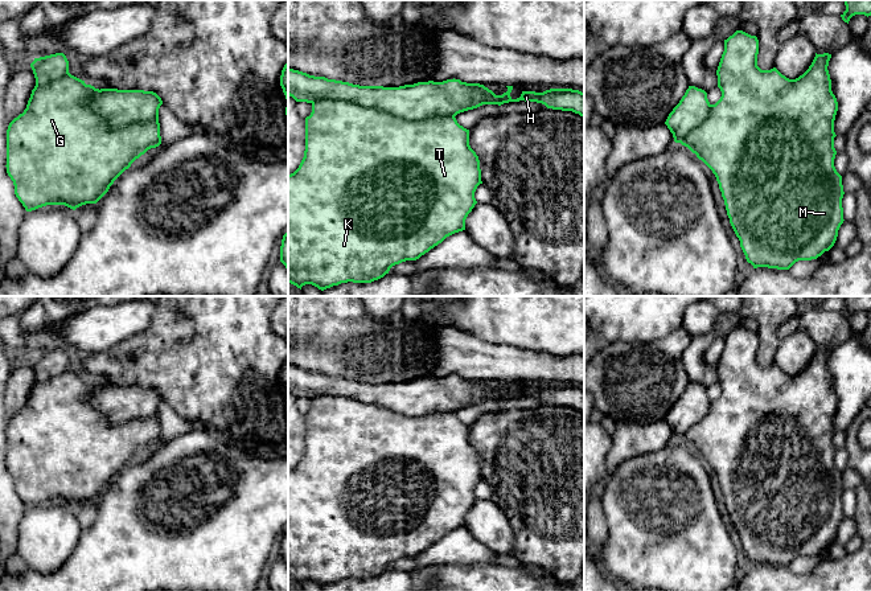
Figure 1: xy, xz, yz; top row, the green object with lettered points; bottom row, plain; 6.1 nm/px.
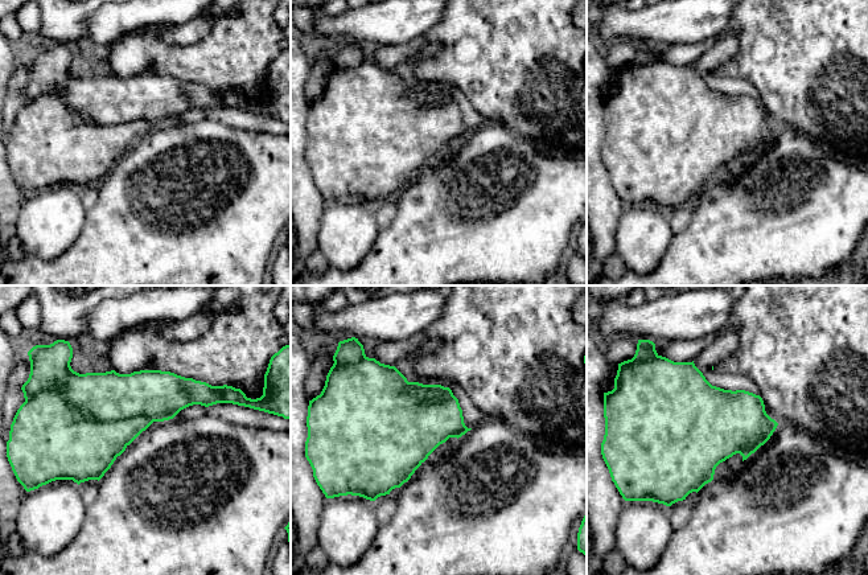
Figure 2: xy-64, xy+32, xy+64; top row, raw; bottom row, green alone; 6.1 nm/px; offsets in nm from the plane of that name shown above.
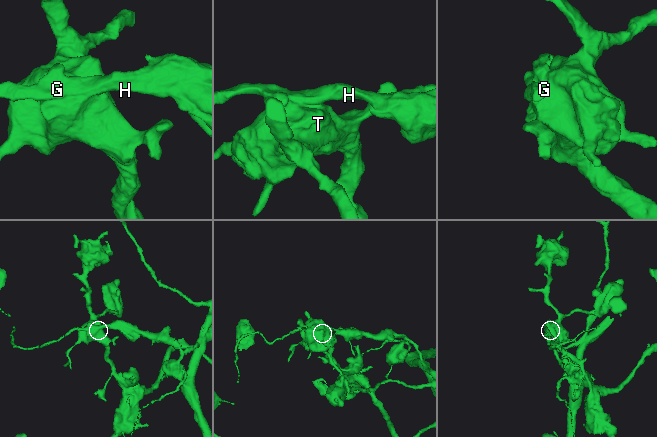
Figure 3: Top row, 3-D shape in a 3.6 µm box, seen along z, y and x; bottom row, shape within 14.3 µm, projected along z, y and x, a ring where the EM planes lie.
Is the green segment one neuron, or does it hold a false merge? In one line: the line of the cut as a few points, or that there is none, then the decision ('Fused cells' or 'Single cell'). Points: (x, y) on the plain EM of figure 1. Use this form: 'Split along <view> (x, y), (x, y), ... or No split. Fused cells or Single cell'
Split along xz (312, 398), (323, 395), (348, 397), (409, 415), (454, 413). Fused cells

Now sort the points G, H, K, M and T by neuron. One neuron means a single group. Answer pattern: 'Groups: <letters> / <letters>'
Groups: G K M T / H

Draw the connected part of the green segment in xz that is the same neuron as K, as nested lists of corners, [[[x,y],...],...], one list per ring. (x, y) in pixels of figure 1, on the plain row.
[[[326,395],[326,397],[319,397],[319,398],[312,399],[312,409],[309,413],[305,414],[304,453],[299,464],[293,469],[288,471],[288,579],[296,582],[300,586],[305,580],[312,580],[317,583],[319,586],[324,587],[326,584],[338,582],[341,579],[348,579],[348,578],[371,579],[374,576],[383,574],[386,570],[389,570],[393,562],[399,561],[406,557],[416,557],[422,551],[428,549],[431,545],[441,539],[447,533],[465,526],[465,516],[468,510],[472,508],[472,505],[474,504],[474,501],[477,500],[474,494],[474,488],[480,480],[482,480],[480,456],[476,448],[469,442],[469,426],[460,422],[455,413],[432,413],[432,414],[427,414],[423,416],[408,416],[408,415],[402,415],[399,413],[394,413],[386,407],[358,402],[356,399],[349,399],[346,397]]]

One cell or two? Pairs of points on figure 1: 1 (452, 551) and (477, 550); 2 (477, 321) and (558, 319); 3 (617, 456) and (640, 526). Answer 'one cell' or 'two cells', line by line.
1: one cell
2: one cell
3: two cells

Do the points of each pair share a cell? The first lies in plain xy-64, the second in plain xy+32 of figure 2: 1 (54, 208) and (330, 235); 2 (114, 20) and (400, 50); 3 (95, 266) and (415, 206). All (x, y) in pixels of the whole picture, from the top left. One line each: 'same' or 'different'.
1: same
2: different
3: same

